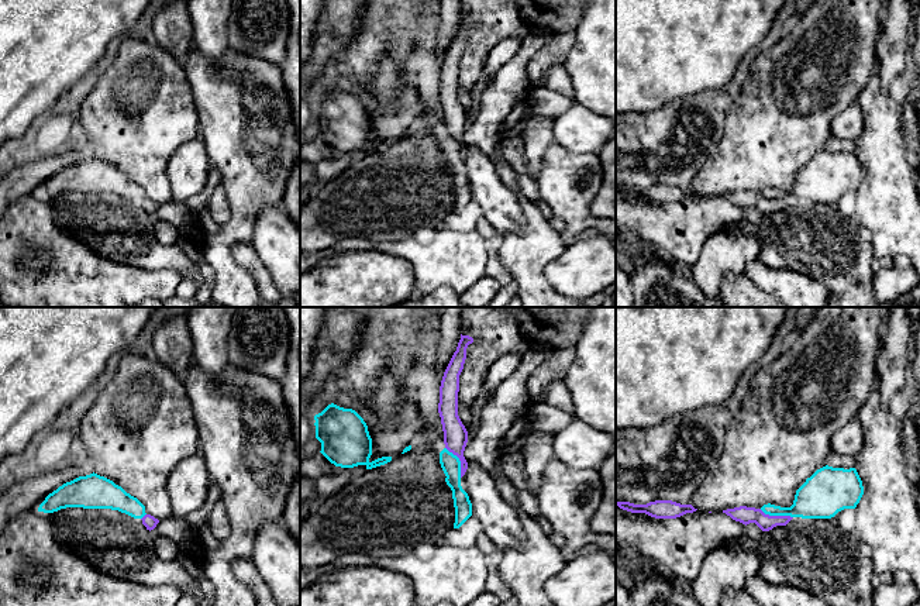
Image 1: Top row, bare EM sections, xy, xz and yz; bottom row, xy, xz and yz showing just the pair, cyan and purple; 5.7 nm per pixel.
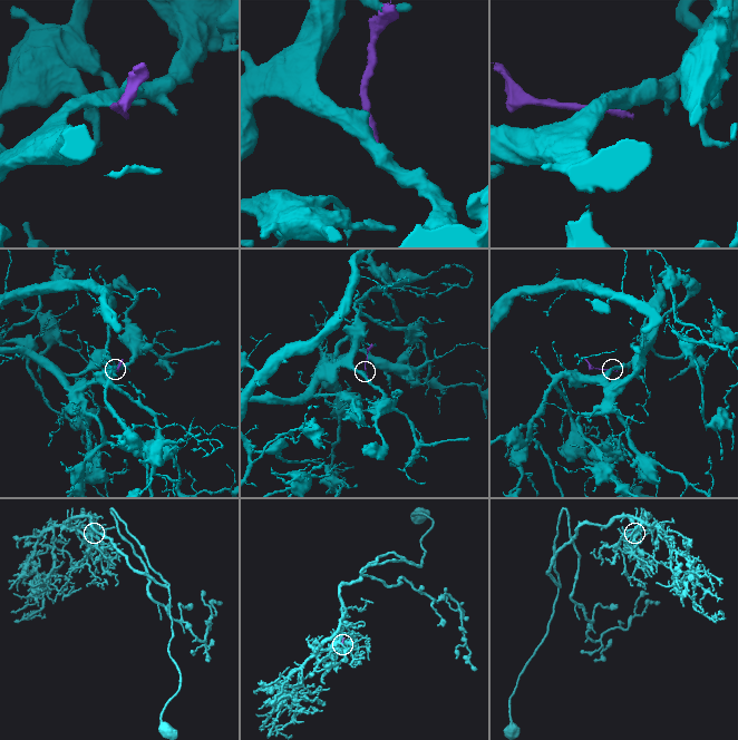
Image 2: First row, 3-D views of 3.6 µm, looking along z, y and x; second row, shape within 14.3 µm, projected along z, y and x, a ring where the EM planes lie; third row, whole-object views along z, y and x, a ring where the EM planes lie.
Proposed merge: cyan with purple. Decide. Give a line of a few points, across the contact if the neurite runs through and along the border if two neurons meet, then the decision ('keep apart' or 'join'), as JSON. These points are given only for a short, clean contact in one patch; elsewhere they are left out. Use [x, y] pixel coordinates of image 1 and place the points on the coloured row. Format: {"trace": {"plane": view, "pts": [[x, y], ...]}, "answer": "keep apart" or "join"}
{"trace": {"plane": "xz", "pts": [[445, 447], [458, 458], [461, 477]]}, "answer": "keep apart"}

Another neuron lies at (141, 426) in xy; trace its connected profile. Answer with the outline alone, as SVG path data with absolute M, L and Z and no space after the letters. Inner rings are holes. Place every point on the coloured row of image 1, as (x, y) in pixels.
M123 352L111 382L80 420L79 438L93 472L137 497L155 519L173 517L166 482L173 468L200 451L194 412L182 379L149 355Z

